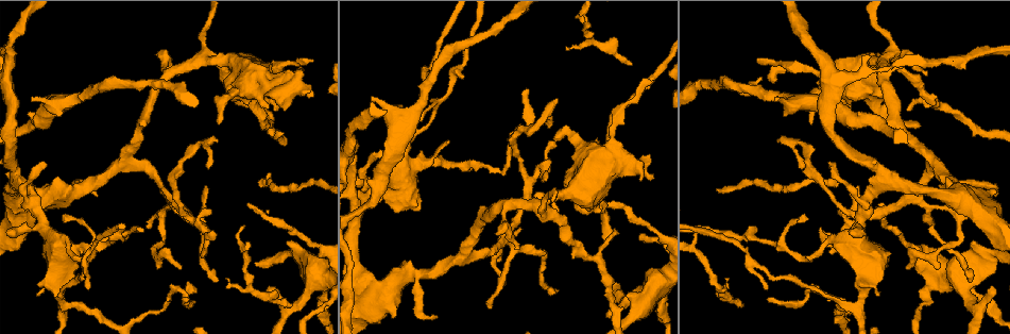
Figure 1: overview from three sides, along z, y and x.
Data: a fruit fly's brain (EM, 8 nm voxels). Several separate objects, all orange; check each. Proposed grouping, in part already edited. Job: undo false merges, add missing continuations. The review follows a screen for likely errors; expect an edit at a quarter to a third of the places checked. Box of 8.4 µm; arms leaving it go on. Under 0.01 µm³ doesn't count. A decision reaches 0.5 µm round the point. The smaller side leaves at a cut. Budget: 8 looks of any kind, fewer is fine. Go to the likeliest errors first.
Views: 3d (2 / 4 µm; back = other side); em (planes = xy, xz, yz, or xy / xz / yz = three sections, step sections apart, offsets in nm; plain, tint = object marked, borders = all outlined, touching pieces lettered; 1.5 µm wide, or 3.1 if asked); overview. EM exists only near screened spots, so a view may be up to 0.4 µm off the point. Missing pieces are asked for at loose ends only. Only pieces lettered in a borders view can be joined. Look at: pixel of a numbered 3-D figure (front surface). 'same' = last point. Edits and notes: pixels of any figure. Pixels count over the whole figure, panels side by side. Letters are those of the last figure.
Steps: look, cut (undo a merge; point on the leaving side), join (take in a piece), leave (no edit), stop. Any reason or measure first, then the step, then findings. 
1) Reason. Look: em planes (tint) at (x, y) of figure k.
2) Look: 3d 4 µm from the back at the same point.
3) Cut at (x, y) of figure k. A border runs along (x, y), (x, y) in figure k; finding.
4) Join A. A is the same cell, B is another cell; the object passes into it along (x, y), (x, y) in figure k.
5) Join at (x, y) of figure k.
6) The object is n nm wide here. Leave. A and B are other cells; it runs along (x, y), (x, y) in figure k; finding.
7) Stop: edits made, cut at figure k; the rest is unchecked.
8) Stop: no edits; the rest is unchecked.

Sharp bend. Look: 3d 4 µm at (64, 306) of figure 1.

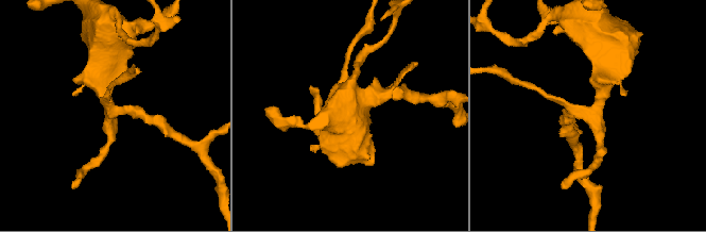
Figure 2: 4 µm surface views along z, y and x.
4 arms meet here; now the EM. Look: em xz step 8 (borders) at (112, 113) of figure 2.

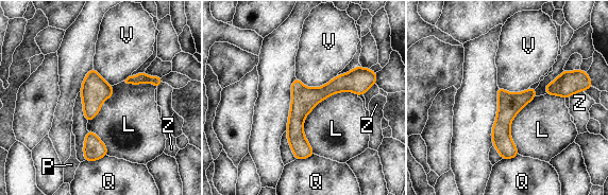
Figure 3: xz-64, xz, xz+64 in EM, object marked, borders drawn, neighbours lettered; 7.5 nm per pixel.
Leave. L, P, Q, V and Z are other cells; it runs along (354, 88), (334, 86), (297, 114), (298, 156) in figure 3; one neuron here.

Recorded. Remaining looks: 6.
Branch stops here. Look: 3d 2 µm at (31, 100) of figure 1.

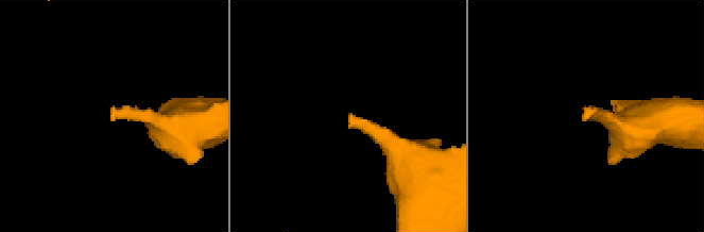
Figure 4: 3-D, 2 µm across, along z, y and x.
Look: em planes (borders) at (348, 114) of figure 4.

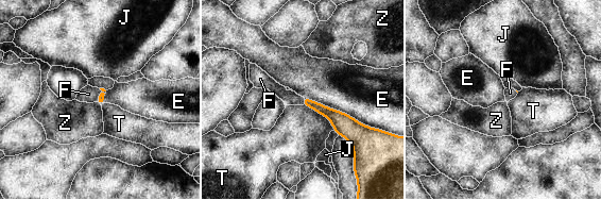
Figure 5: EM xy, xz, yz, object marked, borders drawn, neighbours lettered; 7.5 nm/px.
The longest contact is with E, 550 nm. Join F. F is the same cell, E, J, T and Z are other cells; the object passes into it along (332, 115), (303, 101), (290, 98) in figure 5; it goes on there.

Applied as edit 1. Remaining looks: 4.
See it whole again. Look: overview.

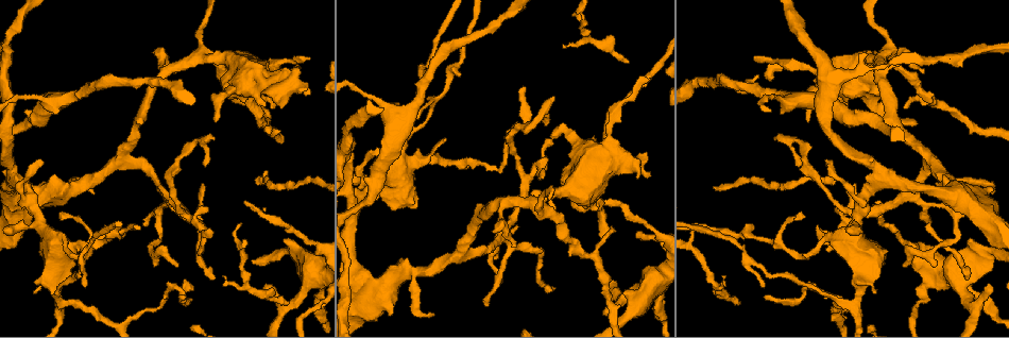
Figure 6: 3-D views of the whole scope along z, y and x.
Four arms meet. Look: 3d 2 µm at (880, 60) of figure 6.

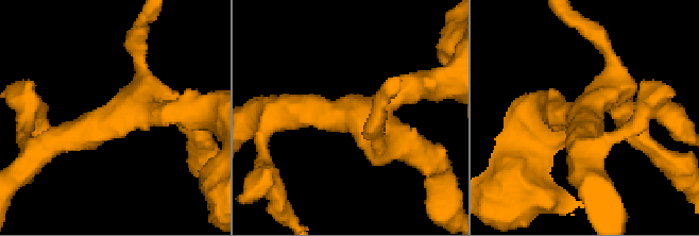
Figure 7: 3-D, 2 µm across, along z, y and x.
4 arms meet here; shape alone is not enough. Look: em planes (borders) at (581, 113) of figure 7.

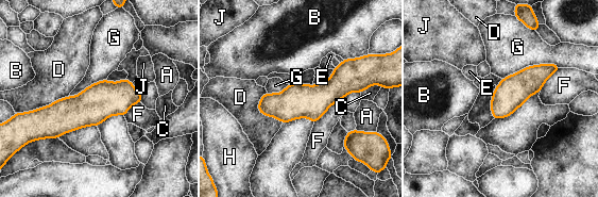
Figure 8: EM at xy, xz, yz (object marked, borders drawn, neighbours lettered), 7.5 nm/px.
Leave. A, B, C, D, E, F, G, H and J are other cells; it runs along (363, 86), (260, 108) in figure 8; continuous, no second neuron.

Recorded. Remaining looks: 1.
Stop: edits made, join at figure 5; the rest is unchecked.

